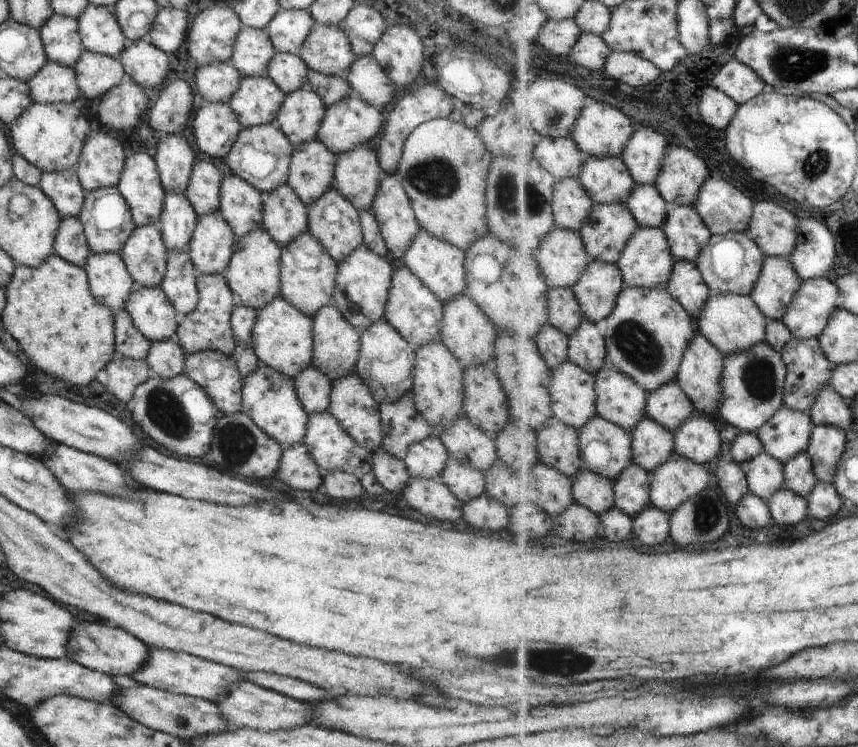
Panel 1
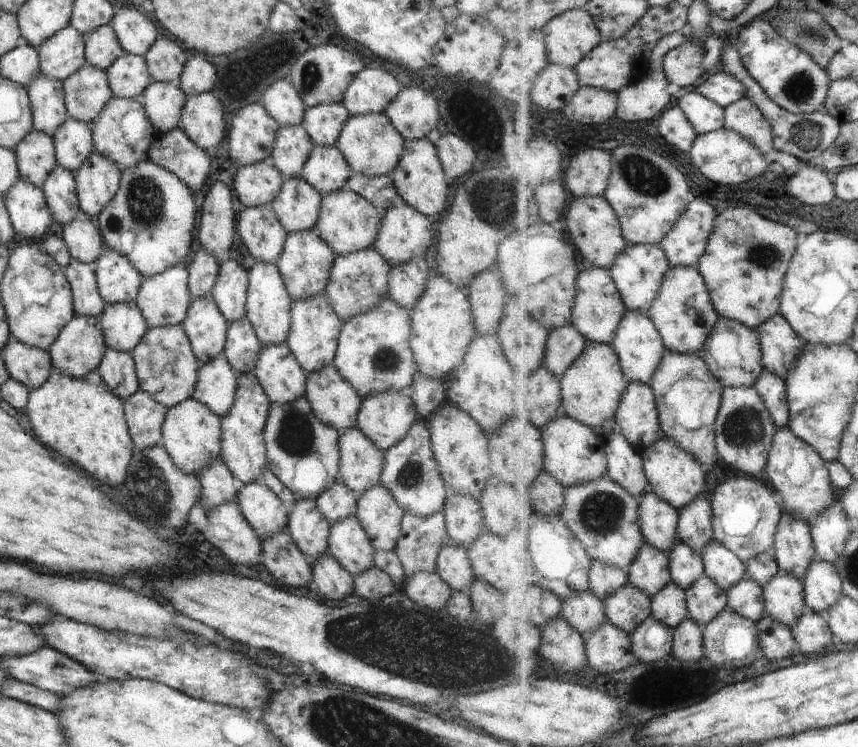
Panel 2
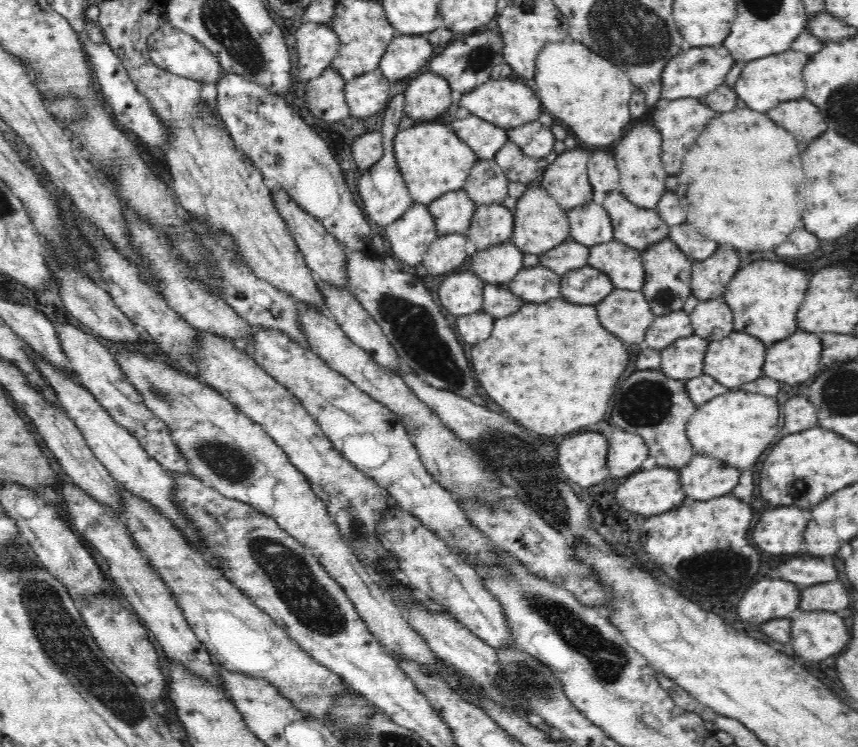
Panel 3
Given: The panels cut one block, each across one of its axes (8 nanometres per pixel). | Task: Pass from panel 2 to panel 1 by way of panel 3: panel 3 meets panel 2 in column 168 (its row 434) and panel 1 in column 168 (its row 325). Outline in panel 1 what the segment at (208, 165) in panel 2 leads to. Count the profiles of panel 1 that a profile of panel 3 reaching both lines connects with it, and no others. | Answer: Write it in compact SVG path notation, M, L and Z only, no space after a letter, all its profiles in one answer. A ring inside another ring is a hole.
M144 38L129 41L118 60L126 77L144 89L158 88L160 84L165 84L166 75L171 70L167 54Z

